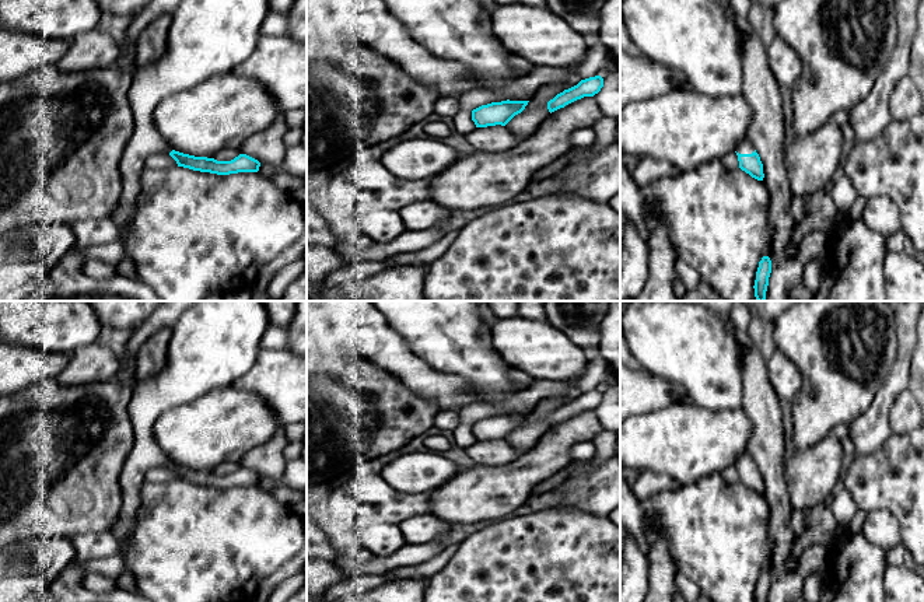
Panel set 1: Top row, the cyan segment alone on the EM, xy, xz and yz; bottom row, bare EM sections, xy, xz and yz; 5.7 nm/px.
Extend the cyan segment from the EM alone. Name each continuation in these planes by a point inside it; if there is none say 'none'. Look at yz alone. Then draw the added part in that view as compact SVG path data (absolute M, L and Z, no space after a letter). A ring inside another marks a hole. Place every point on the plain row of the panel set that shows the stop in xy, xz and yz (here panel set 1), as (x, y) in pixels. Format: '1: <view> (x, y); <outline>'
1: yz (745, 461); M743 452L735 465L739 468L752 468L755 462L748 452Z

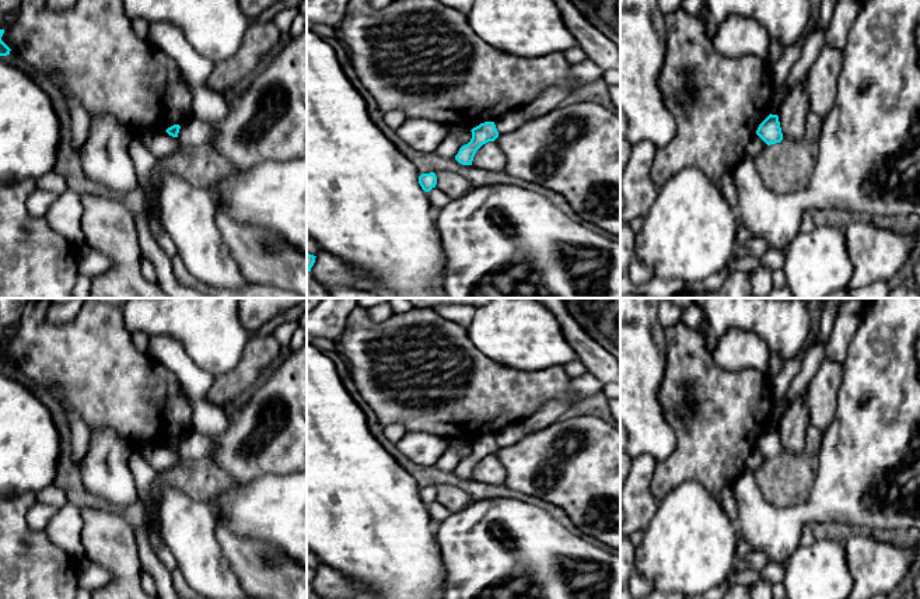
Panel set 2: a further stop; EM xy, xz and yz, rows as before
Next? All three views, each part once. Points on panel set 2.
none

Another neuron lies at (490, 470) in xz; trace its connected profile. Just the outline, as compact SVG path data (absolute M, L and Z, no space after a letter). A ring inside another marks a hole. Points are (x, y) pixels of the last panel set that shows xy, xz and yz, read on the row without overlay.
M494 453L483 458L476 465L472 479L479 480L483 484L504 486L507 479L507 470L499 456Z

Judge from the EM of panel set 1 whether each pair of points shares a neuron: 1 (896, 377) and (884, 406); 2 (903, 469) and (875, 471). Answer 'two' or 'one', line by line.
1: one
2: one

